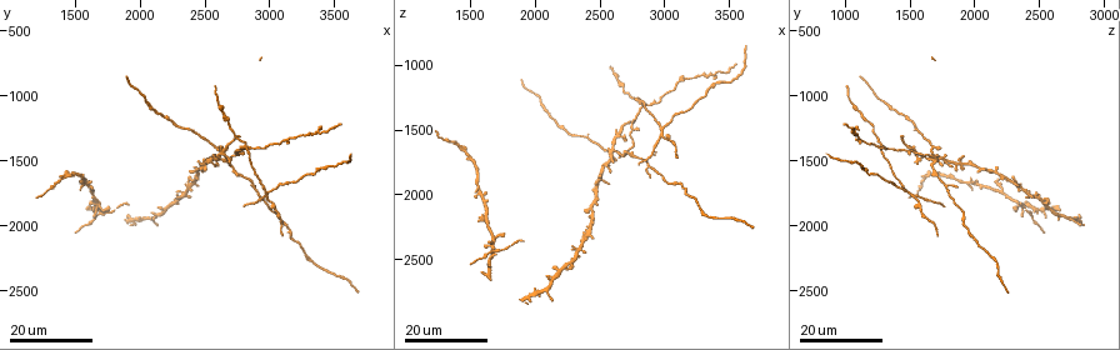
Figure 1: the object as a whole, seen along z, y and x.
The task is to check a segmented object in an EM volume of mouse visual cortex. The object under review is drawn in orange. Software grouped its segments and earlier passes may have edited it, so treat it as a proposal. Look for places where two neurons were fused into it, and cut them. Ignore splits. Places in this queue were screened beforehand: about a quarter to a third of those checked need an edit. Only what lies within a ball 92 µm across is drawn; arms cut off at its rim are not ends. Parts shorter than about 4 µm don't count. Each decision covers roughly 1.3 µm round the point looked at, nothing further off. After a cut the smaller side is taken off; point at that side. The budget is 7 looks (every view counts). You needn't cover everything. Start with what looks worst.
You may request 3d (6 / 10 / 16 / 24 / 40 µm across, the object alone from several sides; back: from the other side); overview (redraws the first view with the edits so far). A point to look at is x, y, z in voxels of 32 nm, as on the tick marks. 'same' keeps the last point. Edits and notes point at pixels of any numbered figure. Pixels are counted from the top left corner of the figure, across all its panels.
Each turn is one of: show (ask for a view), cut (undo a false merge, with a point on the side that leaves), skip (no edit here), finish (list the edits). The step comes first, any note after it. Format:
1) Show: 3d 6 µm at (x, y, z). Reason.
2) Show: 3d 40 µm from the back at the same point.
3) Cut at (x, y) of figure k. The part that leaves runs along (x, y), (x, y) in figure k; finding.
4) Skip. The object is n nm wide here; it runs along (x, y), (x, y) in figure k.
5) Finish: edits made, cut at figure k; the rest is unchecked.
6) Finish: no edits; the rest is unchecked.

Show: 3d 24 µm at (1700, 1900, 2420). Arms part here.

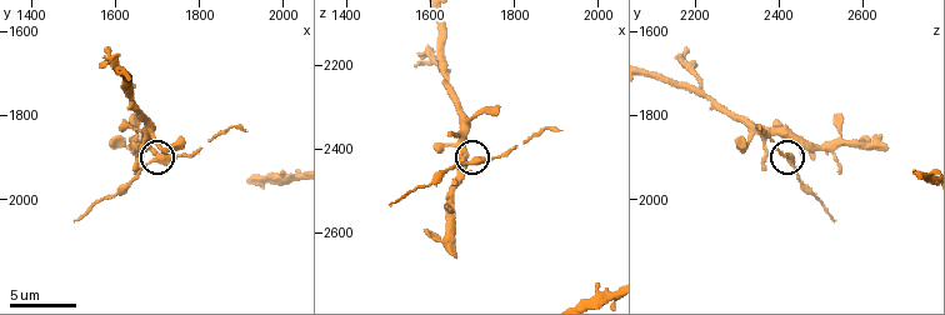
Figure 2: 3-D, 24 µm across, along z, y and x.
Show: 3d 10 µm at (1700, 1900, 2435).

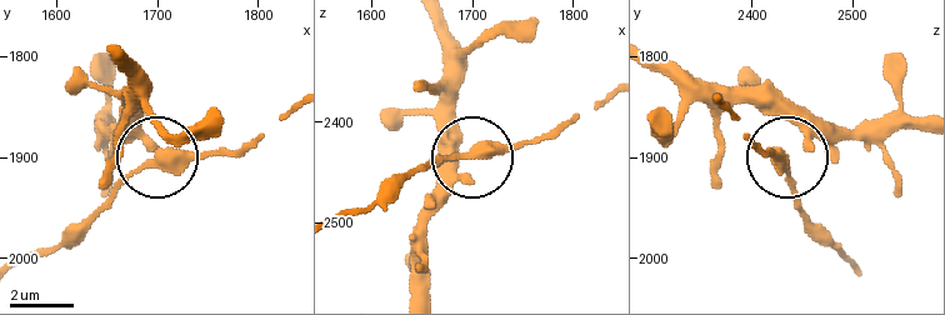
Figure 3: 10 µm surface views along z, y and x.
Skip. The object is 260 nm wide here; one neuron here.

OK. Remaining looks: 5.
Show: 3d 16 µm at (2440, 1620, 2220).

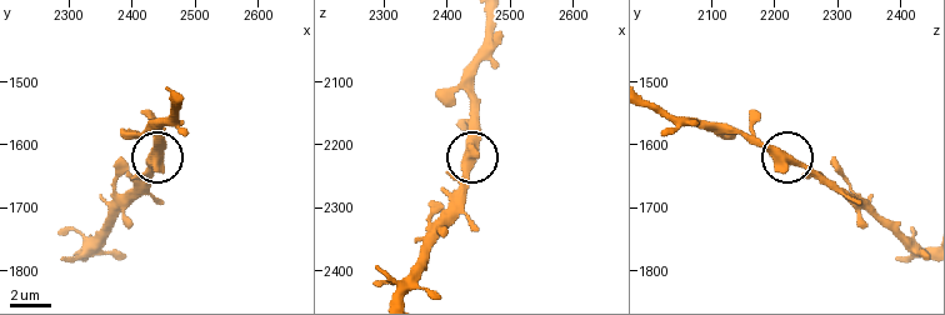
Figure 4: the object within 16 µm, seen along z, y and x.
Show: 3d 10 µm at (2450, 1605, 2195).

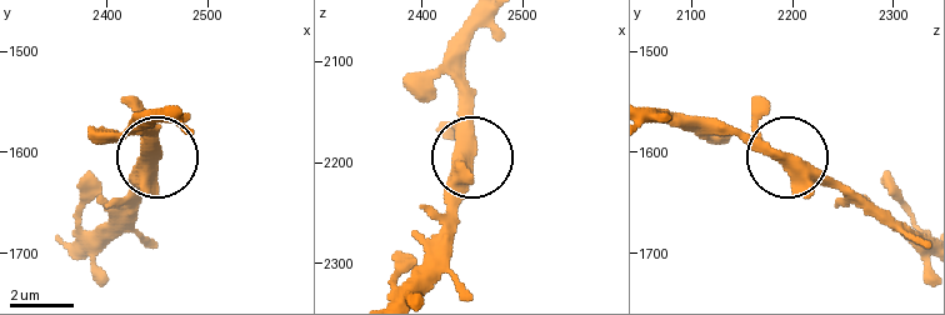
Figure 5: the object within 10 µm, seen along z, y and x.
Skip. It runs along (786, 169), (784, 159), (761, 154), (716, 119) in figure 5; one neuron here.

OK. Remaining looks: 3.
Show: 3d 24 µm at (1440, 1620, 1660). Sudden change in width.

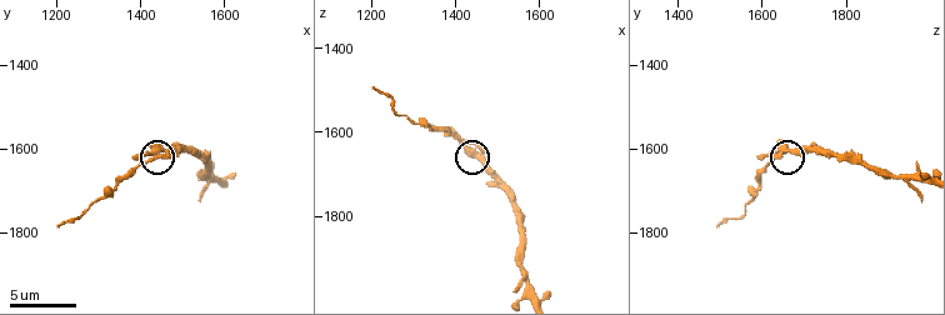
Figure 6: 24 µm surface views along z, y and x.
Show: 3d 10 µm at (1435, 1605, 1645). Closer look.

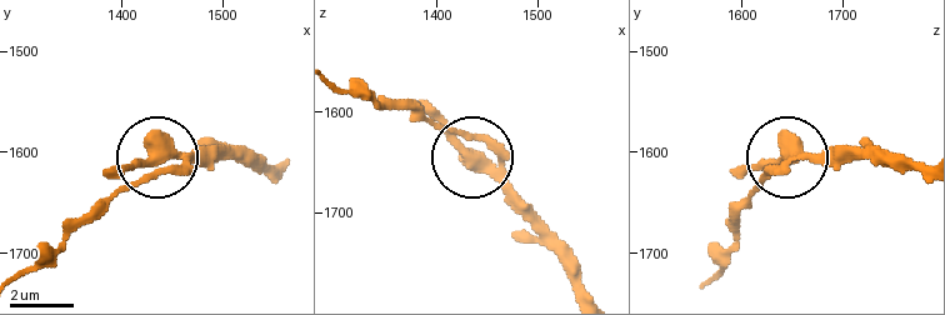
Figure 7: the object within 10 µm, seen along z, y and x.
Show: 3d 6 µm at (1442, 1604, 1650).

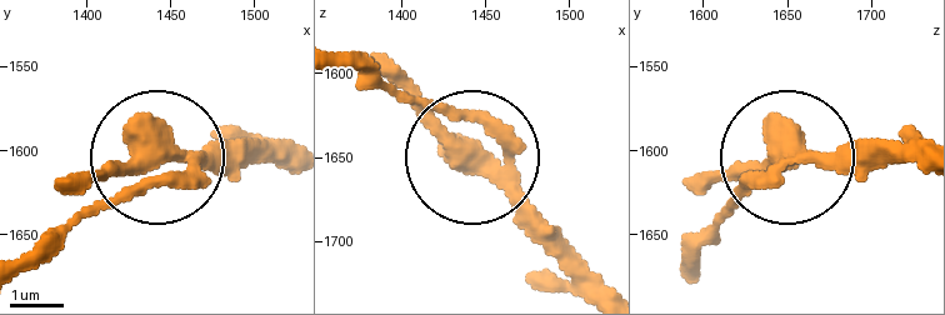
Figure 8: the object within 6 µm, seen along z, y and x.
Cut at (164, 180) of figure 8. The part that leaves runs along (200, 158), (93, 201), (26, 265) in figure 8; a second neuron is stuck on.

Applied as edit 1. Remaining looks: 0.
Finish: edits made, cut at figure 8; the rest is unchecked.

